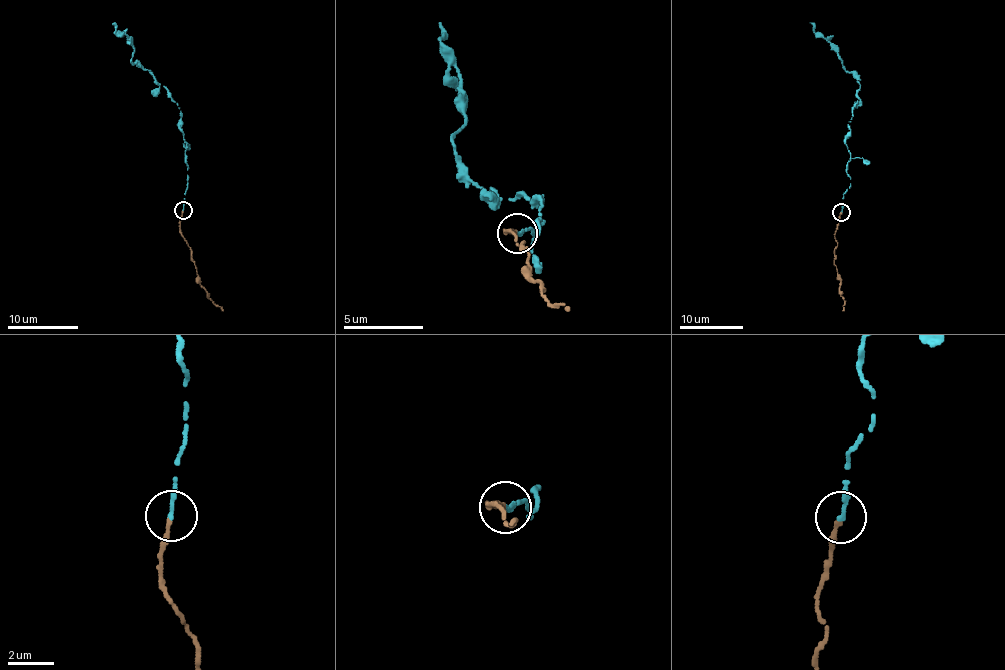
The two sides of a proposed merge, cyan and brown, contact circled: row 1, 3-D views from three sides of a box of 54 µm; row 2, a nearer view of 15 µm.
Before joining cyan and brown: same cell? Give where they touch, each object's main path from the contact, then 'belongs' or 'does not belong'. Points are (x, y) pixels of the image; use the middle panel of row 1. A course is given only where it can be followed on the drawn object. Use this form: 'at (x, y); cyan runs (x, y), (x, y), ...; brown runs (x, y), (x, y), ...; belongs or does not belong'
at (517, 233); cyan runs (516, 234), (531, 227), (534, 240), (541, 196), (483, 193), (455, 158), (463, 78), (441, 43), (441, 21); brown runs (515, 235), (505, 233), (513, 234), (519, 246), (525, 242), (529, 280), (567, 312); belongs

